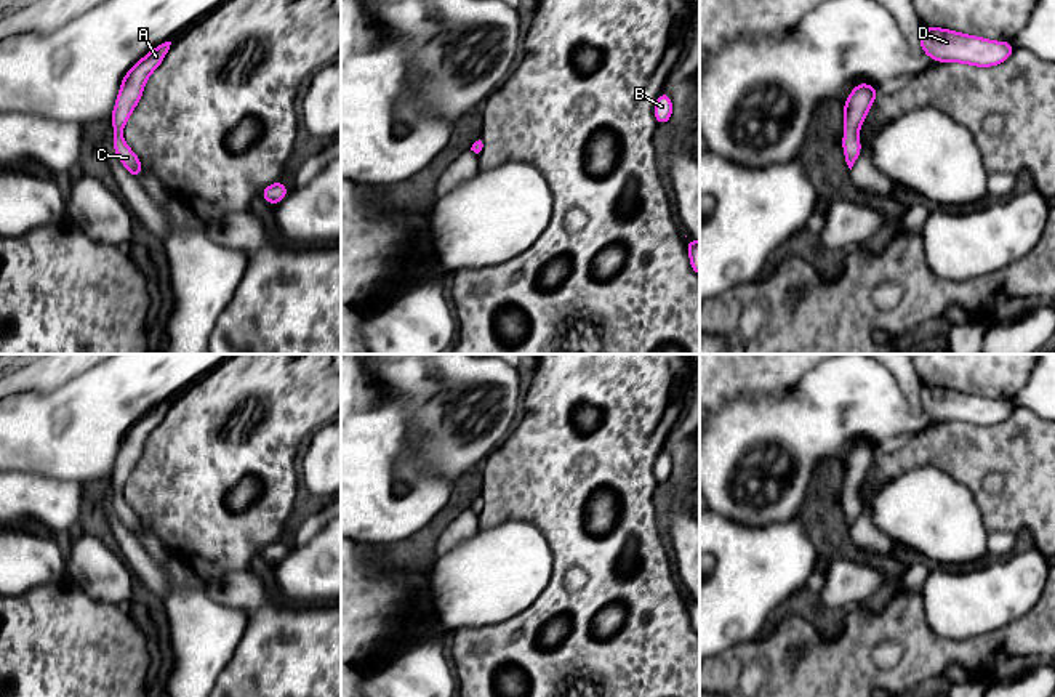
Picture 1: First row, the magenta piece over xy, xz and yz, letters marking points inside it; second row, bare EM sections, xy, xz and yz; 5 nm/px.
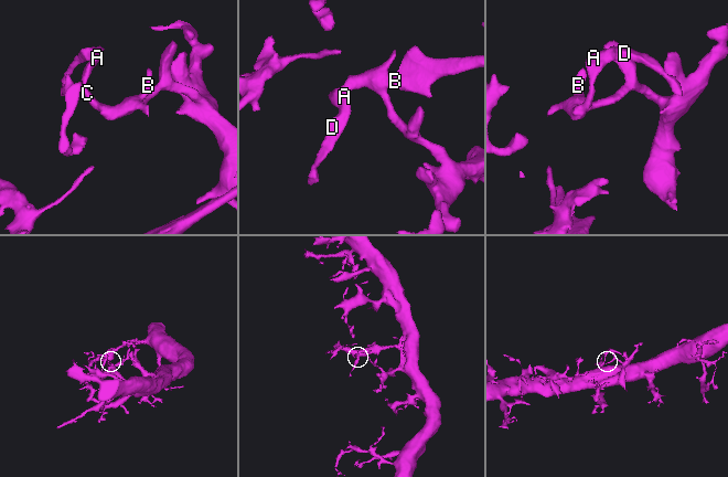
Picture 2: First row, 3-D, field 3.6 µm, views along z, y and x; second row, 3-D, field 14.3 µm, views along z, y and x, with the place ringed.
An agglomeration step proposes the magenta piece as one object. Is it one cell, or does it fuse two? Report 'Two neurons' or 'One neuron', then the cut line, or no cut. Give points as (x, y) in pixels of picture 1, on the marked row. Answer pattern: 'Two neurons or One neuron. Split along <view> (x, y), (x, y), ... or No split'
One neuron. No split

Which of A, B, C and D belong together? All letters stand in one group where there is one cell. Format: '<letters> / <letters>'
A B C D

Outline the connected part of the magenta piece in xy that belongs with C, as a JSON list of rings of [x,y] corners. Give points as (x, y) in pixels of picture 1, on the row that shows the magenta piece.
[[[165,42],[149,51],[141,61],[138,61],[123,77],[122,87],[110,115],[110,125],[115,130],[112,138],[112,147],[118,155],[120,162],[125,165],[126,171],[139,178],[144,171],[139,157],[128,147],[122,131],[142,96],[144,85],[149,75],[162,64],[165,59],[171,42]]]

